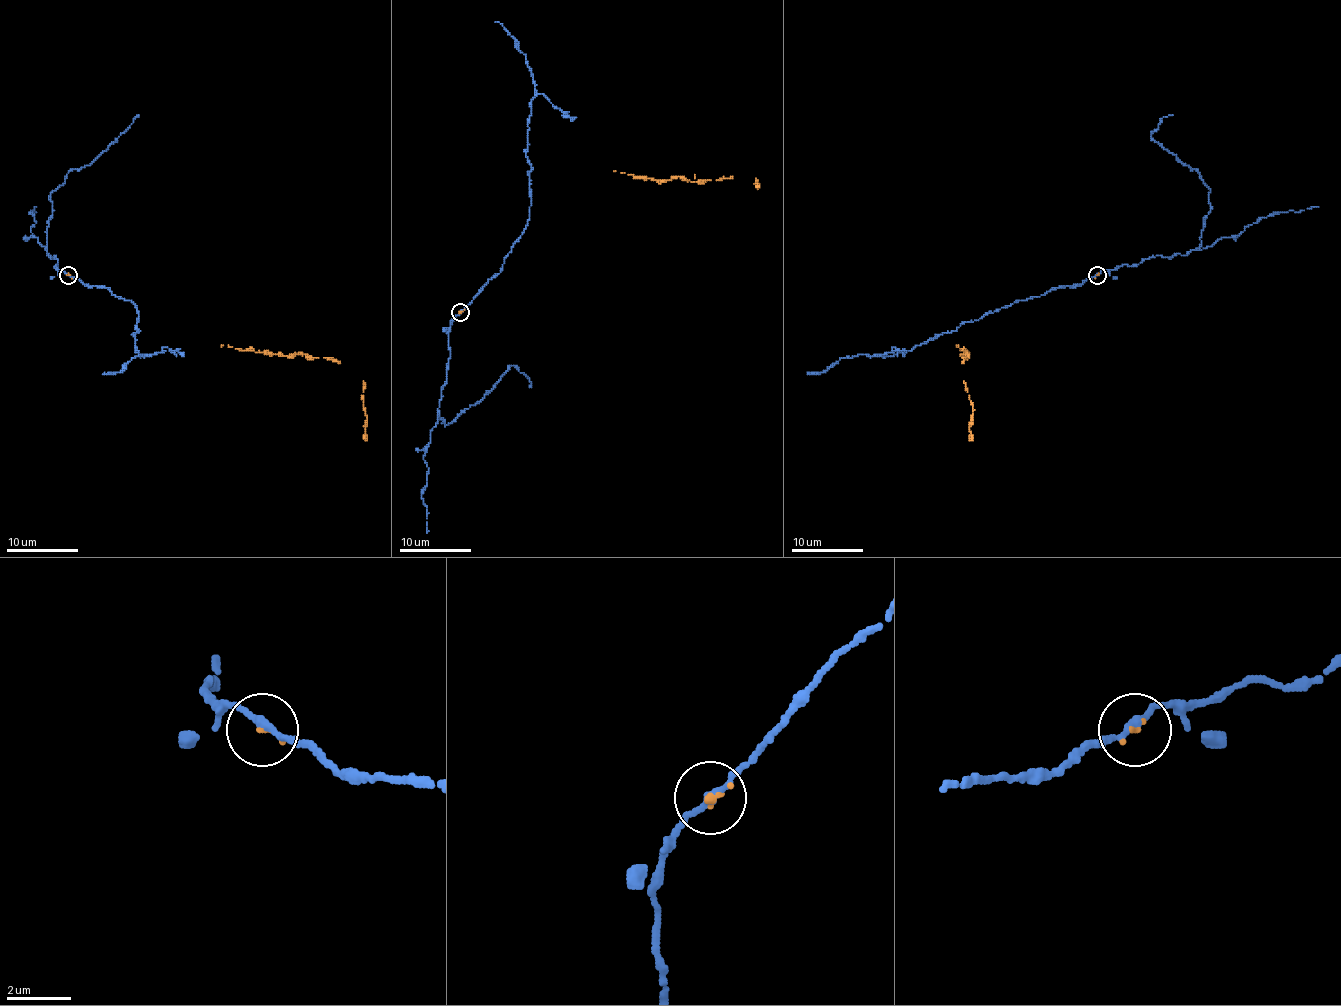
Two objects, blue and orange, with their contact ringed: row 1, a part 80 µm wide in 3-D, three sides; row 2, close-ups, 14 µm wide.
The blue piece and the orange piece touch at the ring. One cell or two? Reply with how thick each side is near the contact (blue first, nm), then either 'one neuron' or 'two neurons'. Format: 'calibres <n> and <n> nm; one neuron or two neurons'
calibres 240 and 170 nm; one neuron

